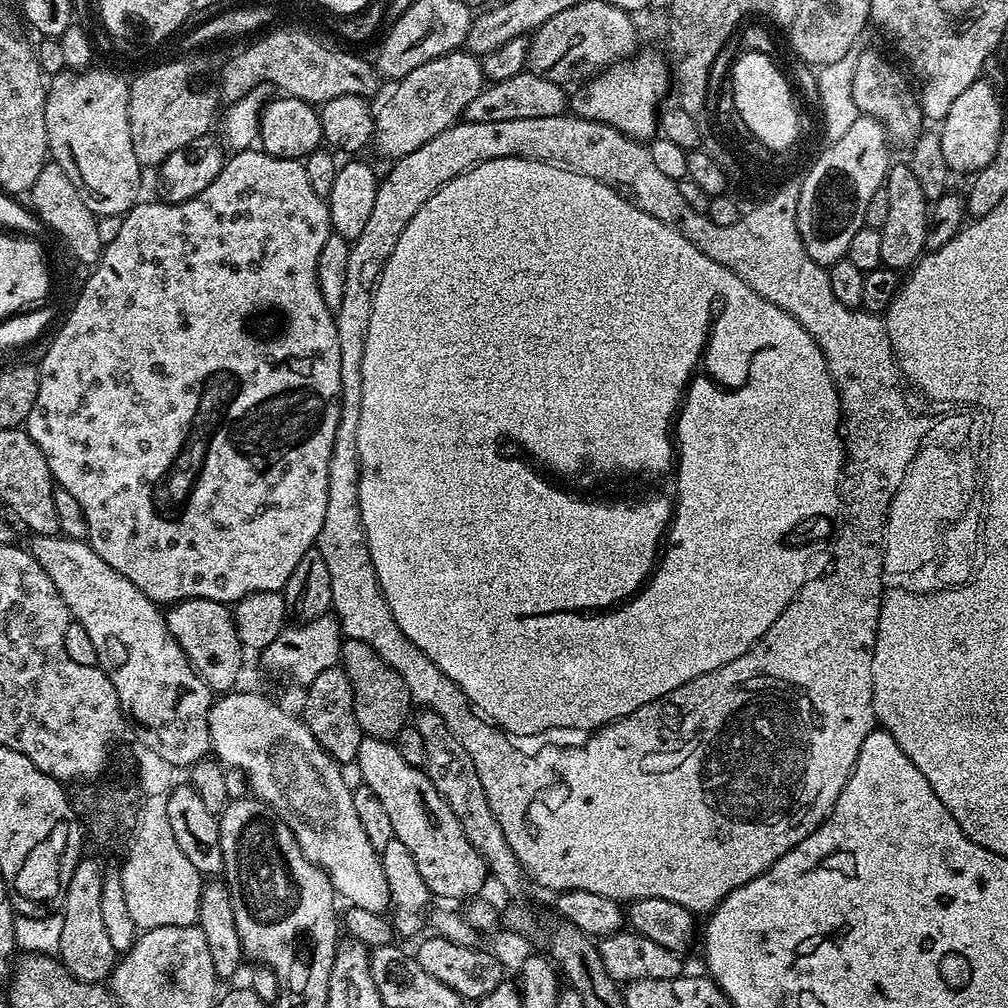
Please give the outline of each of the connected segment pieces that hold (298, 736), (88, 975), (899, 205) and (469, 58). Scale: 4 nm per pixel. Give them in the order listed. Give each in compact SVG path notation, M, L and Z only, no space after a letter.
M233 690L221 695L213 703L208 715L211 751L215 759L225 769L237 768L240 772L248 772L251 795L269 805L287 824L302 854L324 871L333 888L343 899L344 896L348 899L346 901L349 905L374 913L387 913L387 908L392 904L392 895L386 886L386 874L382 874L380 853L370 846L370 838L366 838L366 830L362 830L362 822L358 822L358 814L354 814L352 788L340 773L343 772L341 765L331 760L322 746L318 746L314 734L310 734L299 715L291 716L286 709L279 708L274 701L267 700L256 692L240 691Z
M82 858L70 874L68 887L62 893L62 938L58 959L74 978L84 980L87 984L99 984L111 977L112 969L118 963L118 953L110 944L106 934L105 923L102 922L102 871L94 860Z
M893 163L888 169L888 178L884 182L886 194L890 194L890 207L886 226L879 230L882 234L882 265L893 270L911 269L924 255L928 242L930 223L930 198L922 190L922 182L914 178L907 163Z
M468 50L447 52L418 66L418 70L410 70L410 74L395 81L393 88L396 89L375 113L374 148L384 156L399 158L418 150L418 146L426 146L430 138L457 123L466 106L470 106L485 87L484 65Z

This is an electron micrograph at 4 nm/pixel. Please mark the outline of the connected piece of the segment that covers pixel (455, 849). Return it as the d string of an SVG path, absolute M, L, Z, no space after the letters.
M364 736L358 746L354 768L360 771L363 787L378 794L386 814L390 817L390 826L394 826L394 837L414 854L418 865L418 874L426 882L433 897L441 896L444 900L472 898L489 879L490 873L482 854L470 846L462 822L450 810L448 803L438 794L430 782L424 768L410 766L398 754L395 743L390 740L379 740L373 736Z

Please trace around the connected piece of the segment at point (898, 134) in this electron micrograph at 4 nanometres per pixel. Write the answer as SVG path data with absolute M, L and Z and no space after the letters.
M876 52L859 53L856 56L856 69L854 70L854 102L860 113L873 116L884 127L893 141L915 141L922 131L922 125L926 117L920 111L920 102L917 93L908 85L908 80L887 60Z

